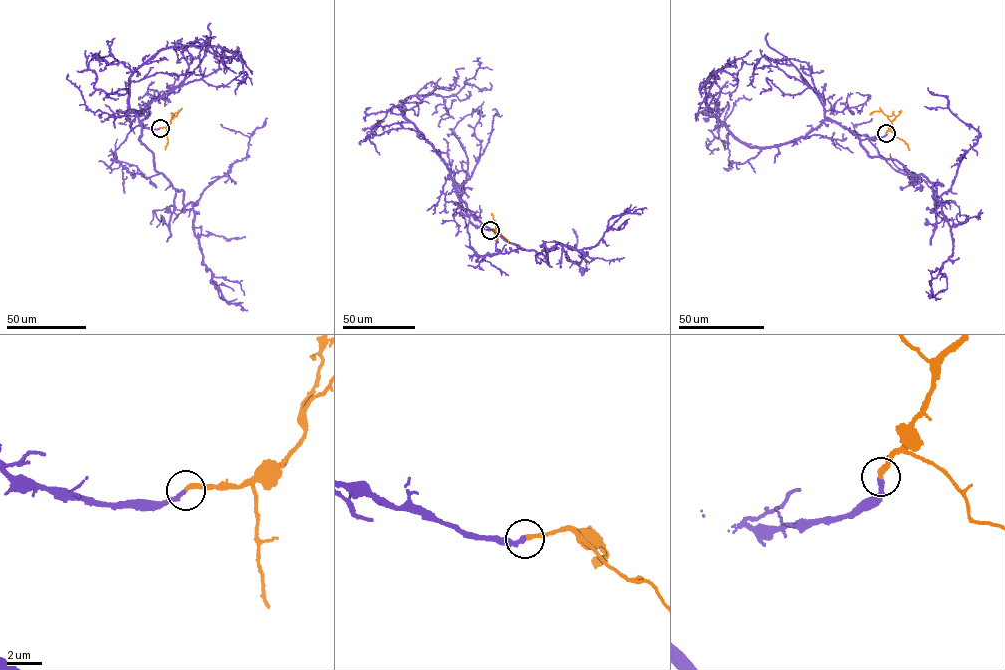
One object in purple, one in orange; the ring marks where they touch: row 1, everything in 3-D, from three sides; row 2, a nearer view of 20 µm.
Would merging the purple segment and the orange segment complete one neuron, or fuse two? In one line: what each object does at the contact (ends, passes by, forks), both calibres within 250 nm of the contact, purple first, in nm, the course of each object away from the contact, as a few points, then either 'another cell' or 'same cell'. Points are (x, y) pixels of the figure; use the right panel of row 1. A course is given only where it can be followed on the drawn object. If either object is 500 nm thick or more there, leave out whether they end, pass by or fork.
purple ends; orange ends; calibres 260 and 240 nm; course purple (886, 133), (861, 139), (825, 120), (796, 140), (749, 146), (706, 102), (707, 81), (726, 65), (698, 120); course orange (886, 133), (891, 123), (887, 116), (880, 111), (870, 115); same cell

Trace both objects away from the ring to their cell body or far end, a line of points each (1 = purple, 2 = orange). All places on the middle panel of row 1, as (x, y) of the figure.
1: (490, 230), (473, 225), (461, 212), (446, 166), (401, 110), (411, 96), (454, 95), (475, 76), (480, 58)
2: (490, 230), (497, 231), (491, 213)

